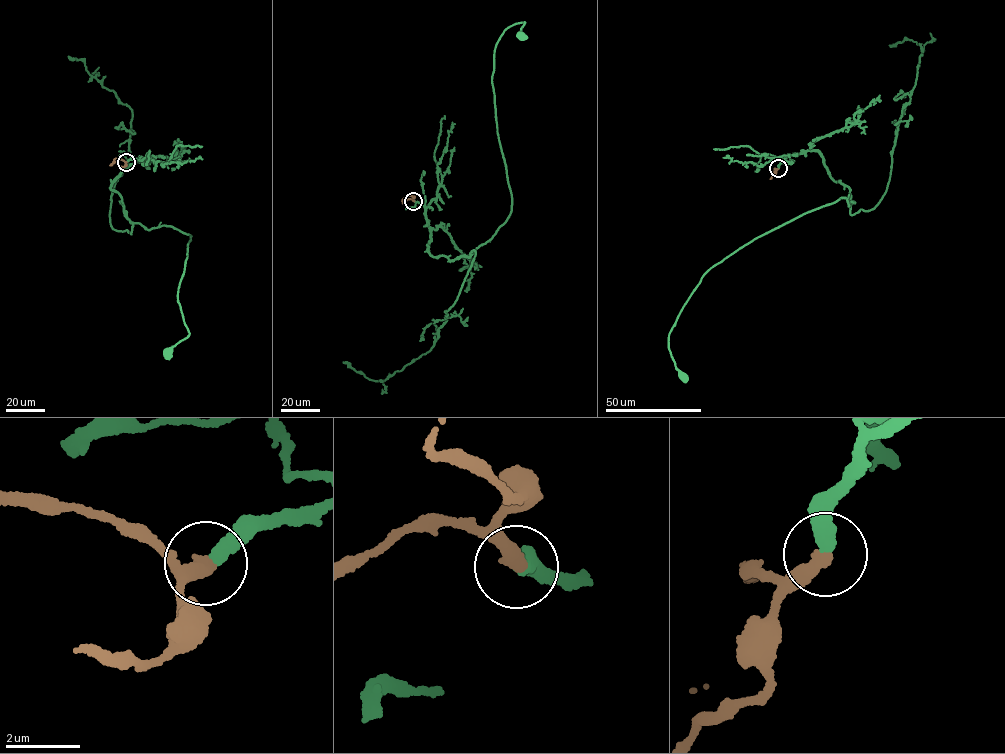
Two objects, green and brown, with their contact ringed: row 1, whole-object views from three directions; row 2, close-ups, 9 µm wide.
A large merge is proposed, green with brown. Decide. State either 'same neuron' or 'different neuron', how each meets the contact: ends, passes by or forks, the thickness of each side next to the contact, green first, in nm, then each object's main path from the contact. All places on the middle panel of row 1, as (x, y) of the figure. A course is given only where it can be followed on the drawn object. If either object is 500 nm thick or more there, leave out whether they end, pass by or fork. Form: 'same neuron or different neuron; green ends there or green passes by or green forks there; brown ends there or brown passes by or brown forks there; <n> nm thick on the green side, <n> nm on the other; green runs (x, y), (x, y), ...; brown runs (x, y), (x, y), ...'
same neuron; green ends there; brown ends there; 400 nm thick on the green side, 420 nm on the other; green runs (413, 201), (433, 256), (469, 256), (505, 222), (491, 80), (501, 35), (523, 22), (521, 35); brown runs (414, 201), (408, 198), (402, 203)

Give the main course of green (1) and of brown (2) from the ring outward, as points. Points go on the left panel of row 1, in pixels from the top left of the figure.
1: (126, 161), (140, 157), (110, 188), (124, 213), (148, 230), (191, 236), (177, 297), (189, 335), (168, 352)
2: (126, 162), (115, 159), (109, 165)

